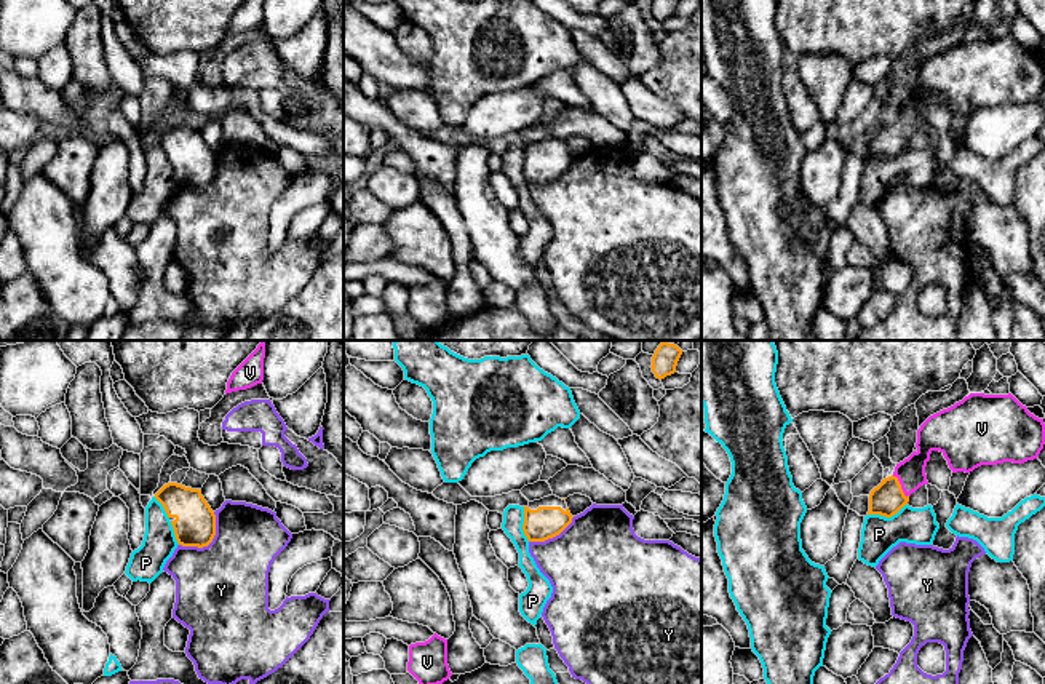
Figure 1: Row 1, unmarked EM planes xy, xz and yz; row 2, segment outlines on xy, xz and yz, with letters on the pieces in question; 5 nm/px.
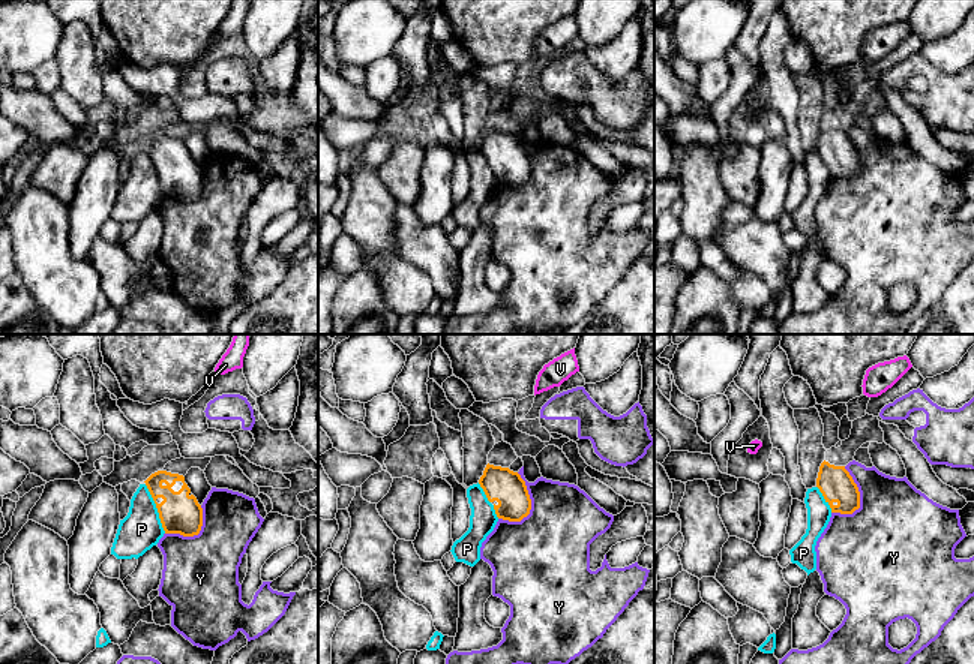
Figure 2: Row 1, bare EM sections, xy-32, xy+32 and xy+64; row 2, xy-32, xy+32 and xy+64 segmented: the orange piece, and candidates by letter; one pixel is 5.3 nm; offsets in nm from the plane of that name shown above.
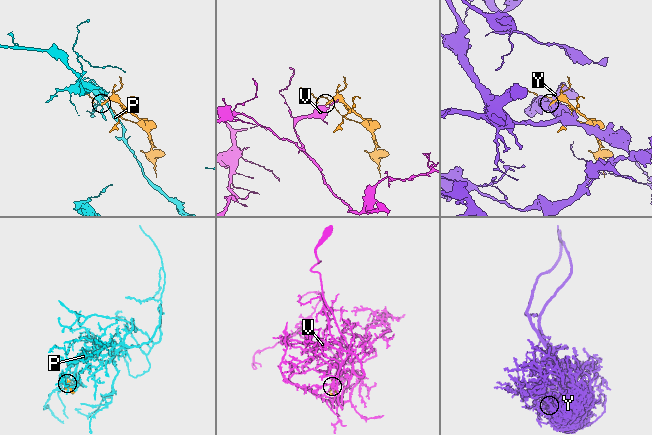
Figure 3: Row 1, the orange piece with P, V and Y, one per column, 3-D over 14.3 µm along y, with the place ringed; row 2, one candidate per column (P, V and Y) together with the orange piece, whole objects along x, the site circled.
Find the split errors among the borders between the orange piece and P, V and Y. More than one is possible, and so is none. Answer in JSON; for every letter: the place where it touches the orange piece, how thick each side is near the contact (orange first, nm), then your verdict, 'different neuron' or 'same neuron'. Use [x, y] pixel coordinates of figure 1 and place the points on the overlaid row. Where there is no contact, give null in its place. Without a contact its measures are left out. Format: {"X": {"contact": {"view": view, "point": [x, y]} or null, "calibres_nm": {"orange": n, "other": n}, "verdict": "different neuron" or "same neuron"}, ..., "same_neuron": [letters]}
{"P": {"contact": {"view": "yz", "point": [887, 516]}, "calibres_nm": {"orange": 170, "other": 190}, "verdict": "different neuron"}, "V": {"contact": {"view": "yz", "point": [900, 486]}, "calibres_nm": {"orange": 170, "other": 140}, "verdict": "same neuron"}, "Y": {"contact": {"view": "xy", "point": [210, 542]}, "calibres_nm": {"orange": 200, "other": 460}, "verdict": "different neuron"}, "same_neuron": ["V"]}

